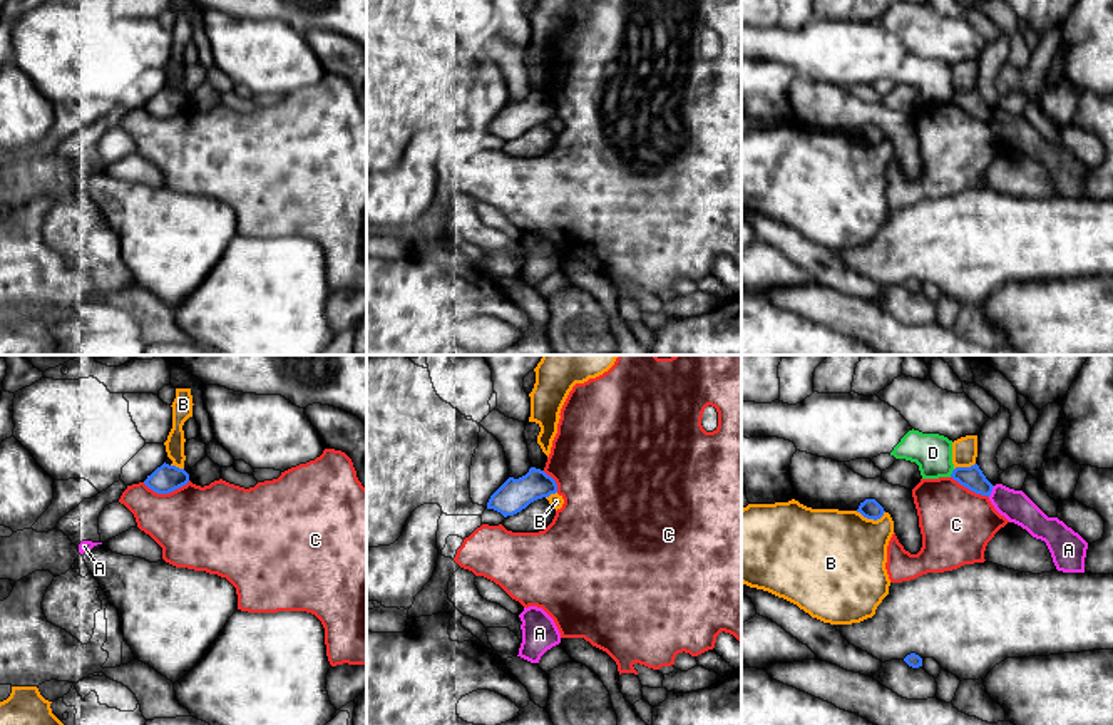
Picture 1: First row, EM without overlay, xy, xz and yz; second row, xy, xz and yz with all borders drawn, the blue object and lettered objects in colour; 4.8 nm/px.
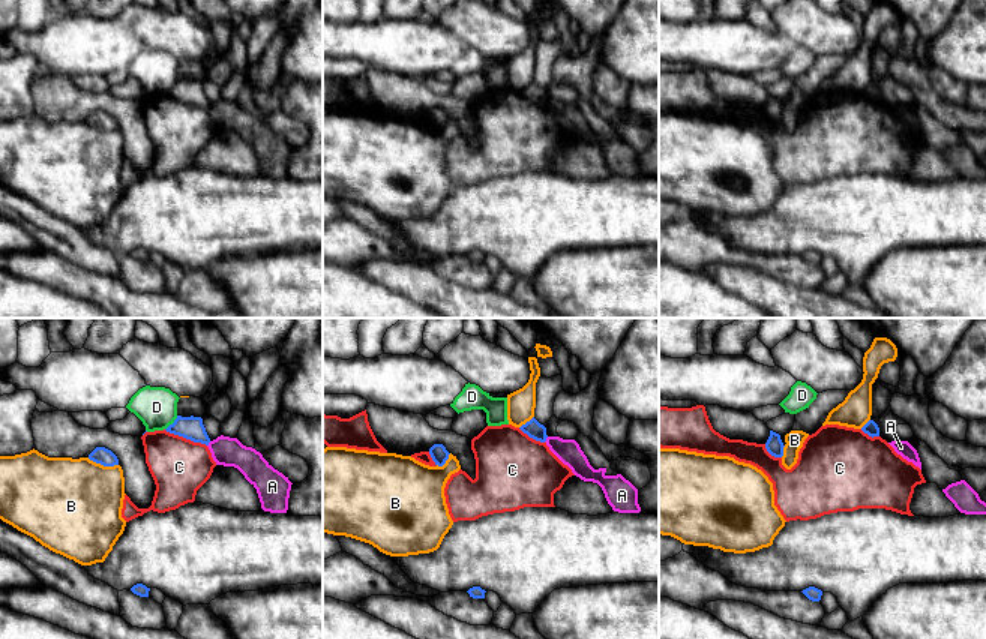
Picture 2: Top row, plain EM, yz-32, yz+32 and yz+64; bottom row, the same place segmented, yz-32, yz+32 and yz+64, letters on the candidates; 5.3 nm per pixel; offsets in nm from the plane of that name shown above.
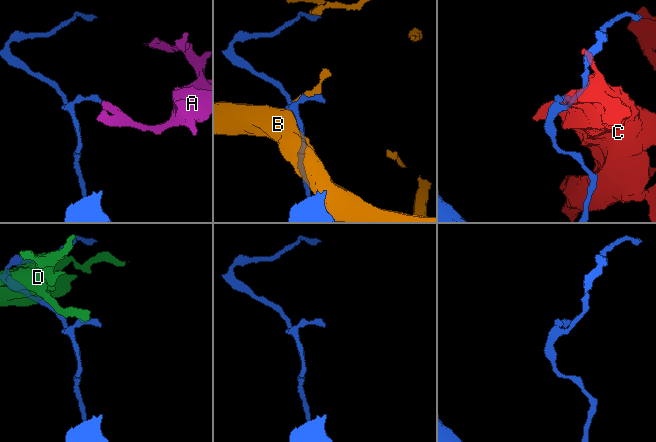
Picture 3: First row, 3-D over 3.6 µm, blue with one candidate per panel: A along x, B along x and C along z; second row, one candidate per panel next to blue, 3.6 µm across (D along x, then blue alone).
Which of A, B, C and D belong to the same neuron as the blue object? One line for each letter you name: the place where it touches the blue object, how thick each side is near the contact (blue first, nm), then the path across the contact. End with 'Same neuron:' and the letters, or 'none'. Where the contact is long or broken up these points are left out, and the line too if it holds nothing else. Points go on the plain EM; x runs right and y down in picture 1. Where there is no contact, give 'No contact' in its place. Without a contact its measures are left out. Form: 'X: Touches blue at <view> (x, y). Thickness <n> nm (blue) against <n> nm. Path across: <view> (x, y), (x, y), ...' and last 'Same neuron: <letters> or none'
Same neuron: none

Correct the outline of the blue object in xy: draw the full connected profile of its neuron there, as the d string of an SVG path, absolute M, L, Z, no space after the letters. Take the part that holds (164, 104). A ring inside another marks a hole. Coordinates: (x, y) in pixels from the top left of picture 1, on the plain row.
M162 89L157 92L144 109L157 119L169 119L189 107L189 99L176 90Z

